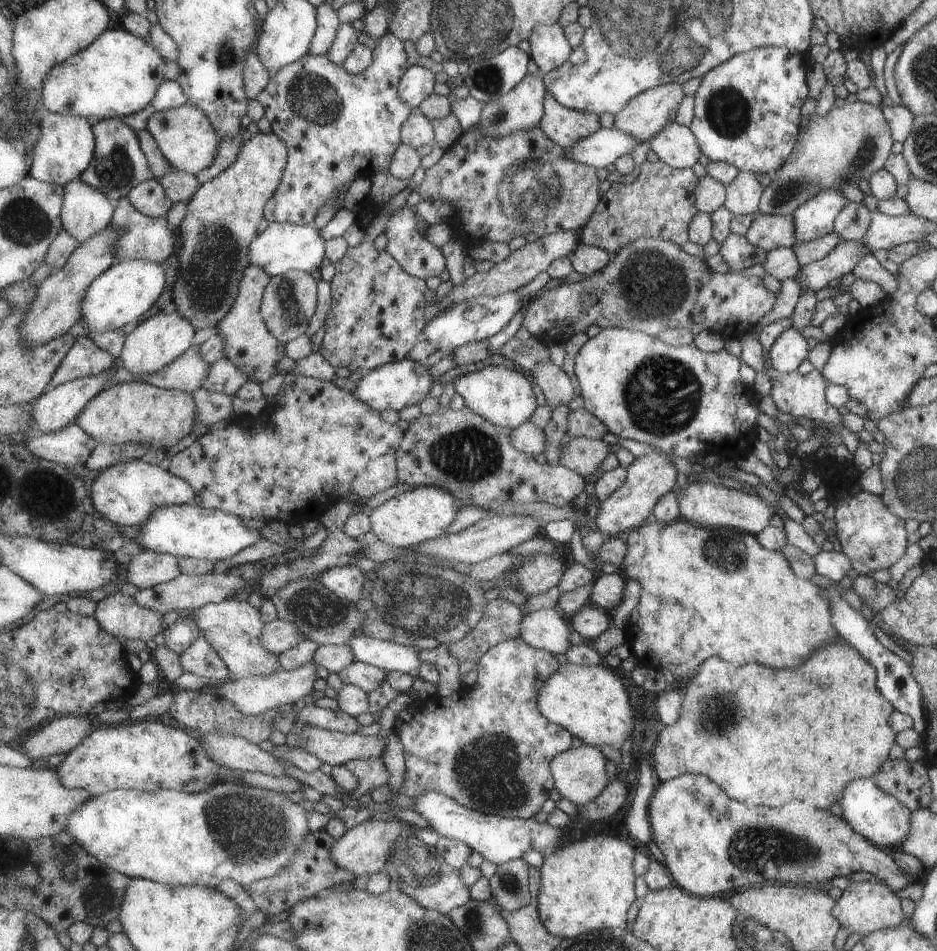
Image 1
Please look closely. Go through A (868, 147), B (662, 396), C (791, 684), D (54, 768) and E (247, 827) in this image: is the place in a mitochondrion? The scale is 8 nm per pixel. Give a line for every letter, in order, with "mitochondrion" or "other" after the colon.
A: mitochondrion
B: mitochondrion
C: other
D: other
E: mitochondrion

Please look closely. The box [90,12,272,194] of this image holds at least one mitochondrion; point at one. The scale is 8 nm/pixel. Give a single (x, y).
(228, 55)

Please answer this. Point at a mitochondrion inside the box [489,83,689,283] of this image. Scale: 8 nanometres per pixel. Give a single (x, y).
(528, 195)

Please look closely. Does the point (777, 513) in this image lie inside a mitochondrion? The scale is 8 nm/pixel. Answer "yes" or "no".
no

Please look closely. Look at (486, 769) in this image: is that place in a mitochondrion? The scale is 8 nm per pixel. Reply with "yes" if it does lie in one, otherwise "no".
yes

